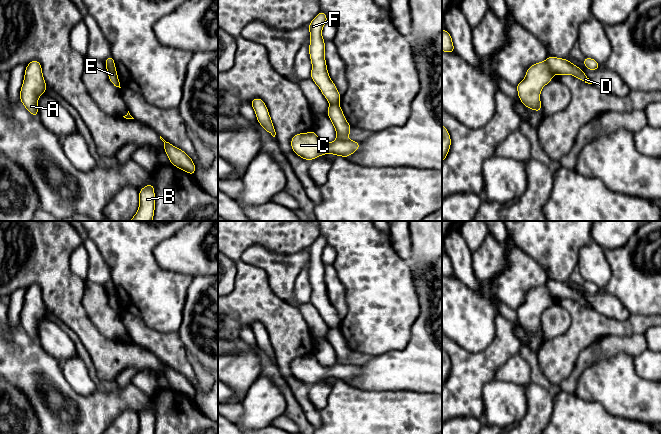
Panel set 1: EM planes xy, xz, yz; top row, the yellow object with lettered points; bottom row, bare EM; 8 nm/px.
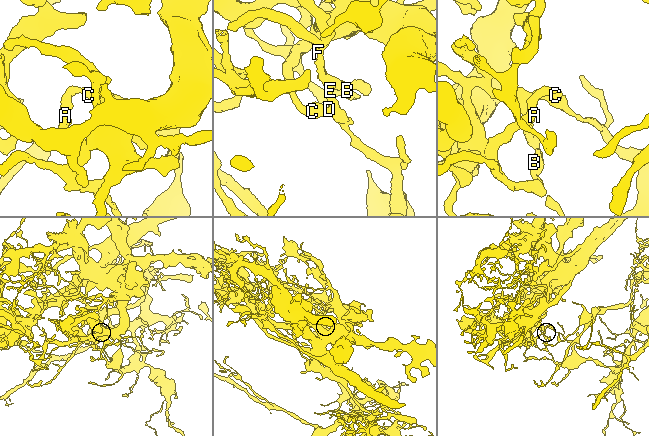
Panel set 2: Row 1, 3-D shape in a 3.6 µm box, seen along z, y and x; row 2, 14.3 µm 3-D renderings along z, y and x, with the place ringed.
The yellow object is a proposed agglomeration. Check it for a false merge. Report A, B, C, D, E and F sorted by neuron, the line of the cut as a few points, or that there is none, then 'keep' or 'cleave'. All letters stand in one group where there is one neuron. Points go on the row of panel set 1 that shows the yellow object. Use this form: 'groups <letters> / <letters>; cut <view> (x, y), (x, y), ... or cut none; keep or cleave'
groups A B C E F / D; cut yz (545, 60), (553, 73); cleave

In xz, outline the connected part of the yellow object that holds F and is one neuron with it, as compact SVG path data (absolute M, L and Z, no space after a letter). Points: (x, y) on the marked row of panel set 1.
M320 11L309 23L309 55L312 64L311 79L330 104L339 104L341 94L331 80L325 60L325 41L322 37L324 24L328 21L326 14Z

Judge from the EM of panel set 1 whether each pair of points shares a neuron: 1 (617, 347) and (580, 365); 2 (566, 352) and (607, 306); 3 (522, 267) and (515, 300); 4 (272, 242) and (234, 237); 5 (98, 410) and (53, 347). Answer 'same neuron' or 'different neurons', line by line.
1: same neuron
2: different neurons
3: same neuron
4: same neuron
5: different neurons

